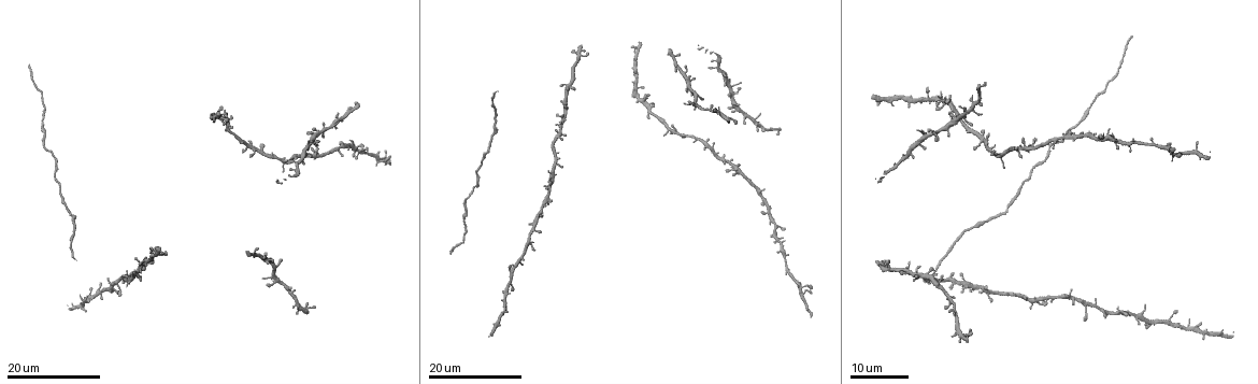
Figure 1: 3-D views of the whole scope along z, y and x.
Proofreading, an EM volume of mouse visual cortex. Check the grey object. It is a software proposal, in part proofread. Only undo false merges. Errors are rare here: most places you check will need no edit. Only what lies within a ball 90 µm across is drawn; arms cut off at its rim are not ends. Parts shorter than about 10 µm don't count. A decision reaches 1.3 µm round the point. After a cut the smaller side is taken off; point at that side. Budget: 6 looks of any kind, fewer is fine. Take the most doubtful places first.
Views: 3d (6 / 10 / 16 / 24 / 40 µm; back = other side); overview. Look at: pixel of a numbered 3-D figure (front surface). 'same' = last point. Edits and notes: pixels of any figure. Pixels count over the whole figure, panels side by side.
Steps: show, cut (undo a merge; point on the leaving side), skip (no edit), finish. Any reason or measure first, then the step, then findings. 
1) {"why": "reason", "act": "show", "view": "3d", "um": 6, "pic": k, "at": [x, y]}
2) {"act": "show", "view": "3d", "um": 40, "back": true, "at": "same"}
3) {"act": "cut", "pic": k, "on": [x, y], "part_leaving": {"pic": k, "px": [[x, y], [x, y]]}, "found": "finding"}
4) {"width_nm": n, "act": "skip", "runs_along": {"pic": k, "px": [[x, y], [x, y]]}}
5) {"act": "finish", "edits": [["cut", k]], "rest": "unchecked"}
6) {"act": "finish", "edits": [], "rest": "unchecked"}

{"why": "looks like a crossing", "act": "show", "view": "3d", "um": 16, "pic": 1, "at": [144, 263]}

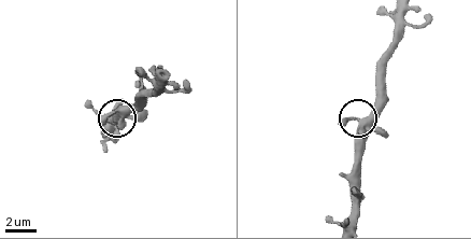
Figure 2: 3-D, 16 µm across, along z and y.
{"why": "zoom in", "act": "show", "view": "3d", "um": 10, "pic": 2, "at": [120, 111]}

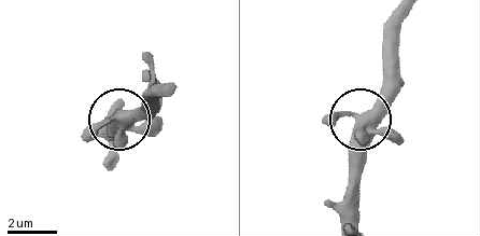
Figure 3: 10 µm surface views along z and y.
{"arms": 5, "act": "skip", "found": "one cell here"}

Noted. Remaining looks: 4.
{"why": "four-way junction", "act": "show", "view": "3d", "um": 24, "pic": 1, "at": [721, 159]}

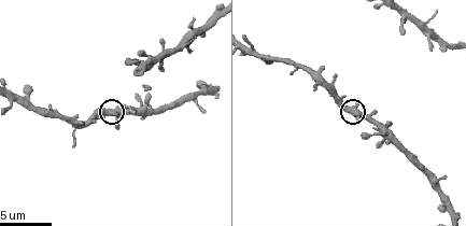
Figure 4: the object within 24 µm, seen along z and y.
{"act": "show", "view": "3d", "um": 10, "pic": 4, "at": [351, 110]}

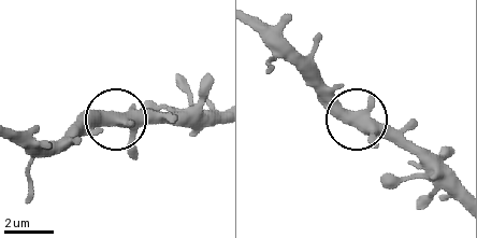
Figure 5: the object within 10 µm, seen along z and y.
{"arms": 4, "act": "skip", "found": "continuous, no second cell"}

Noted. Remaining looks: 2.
{"why": "four arms meet", "act": "show", "view": "3d", "um": 10, "pic": 4, "at": [163, 58]}

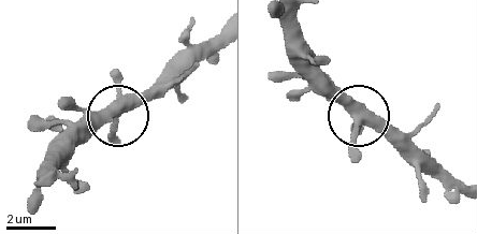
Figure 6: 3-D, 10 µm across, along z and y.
{"act": "show", "view": "3d", "um": 6, "pic": 6, "at": [360, 120]}

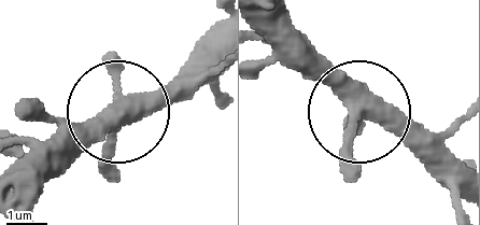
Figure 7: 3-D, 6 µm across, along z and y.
{"act": "skip", "runs_along": {"pic": 7, "px": [[29, 199], [111, 116], [152, 96], [191, 58]]}, "found": "one cell here"}

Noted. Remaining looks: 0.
{"act": "finish", "edits": [], "rest": "unchecked"}

